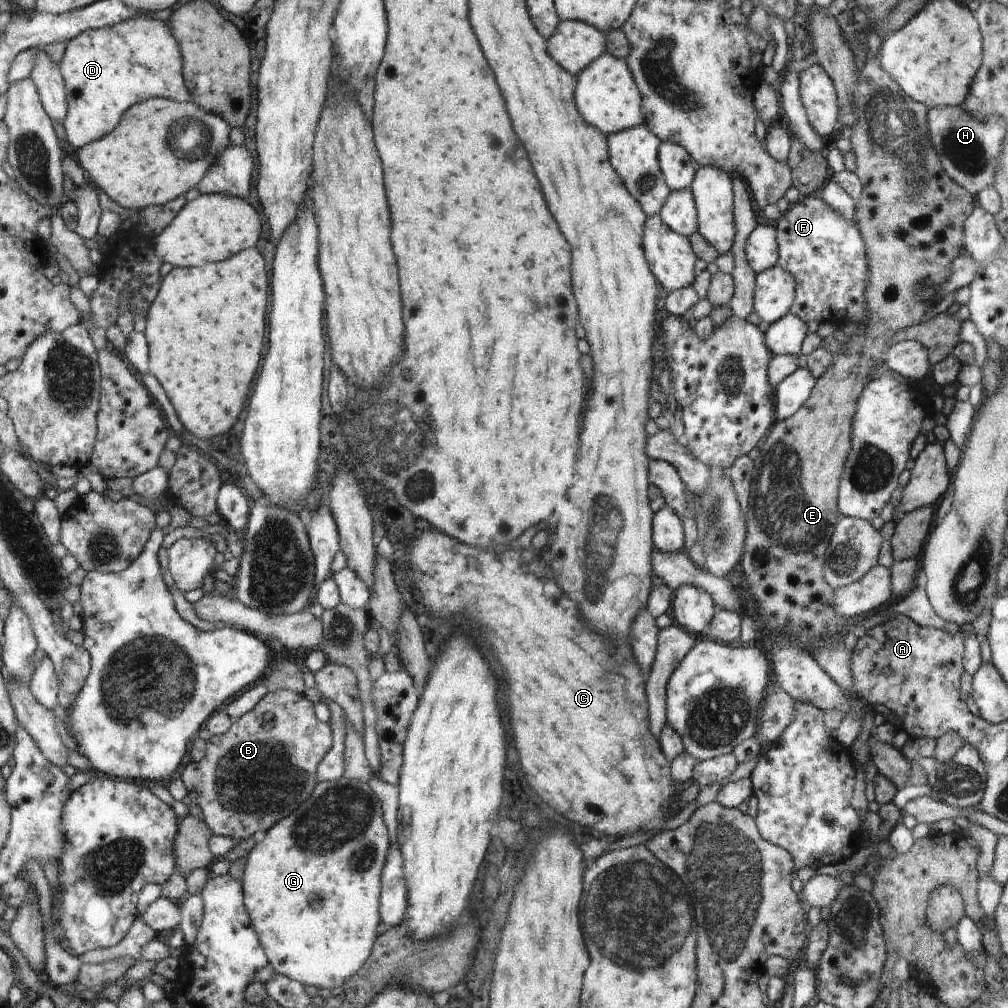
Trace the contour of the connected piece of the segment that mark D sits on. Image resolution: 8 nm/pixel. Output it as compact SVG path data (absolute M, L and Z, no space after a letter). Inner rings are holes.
M140 15L116 27L89 29L82 33L69 43L66 55L61 61L70 104L64 124L69 142L80 150L88 144L102 141L102 138L108 137L108 134L118 129L128 110L152 98L165 97L182 103L194 101L191 88L187 86L184 68L182 47L167 21Z

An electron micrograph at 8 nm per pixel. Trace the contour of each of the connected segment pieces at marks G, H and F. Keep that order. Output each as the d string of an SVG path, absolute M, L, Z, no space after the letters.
M340 778L336 781L323 781L315 787L314 793L300 805L292 814L284 817L277 825L266 832L266 838L248 854L242 881L244 903L248 915L254 923L255 932L259 936L263 950L266 952L268 963L276 975L283 975L305 986L317 986L331 990L336 986L343 986L353 977L371 957L375 942L378 940L379 903L381 892L381 873L390 851L389 833L383 820L380 800L376 798L372 788L362 780Z
M937 107L927 111L928 131L936 155L943 162L943 170L953 182L978 195L994 186L1000 154L1006 138L1007 123L996 115L972 115L961 107Z
M813 194L791 204L790 210L777 219L774 228L779 251L777 266L796 279L795 303L790 313L807 326L809 322L831 323L835 327L842 327L848 322L856 325L864 323L868 318L867 287L871 272L866 243L855 220L845 220L831 205L824 203L819 194Z

